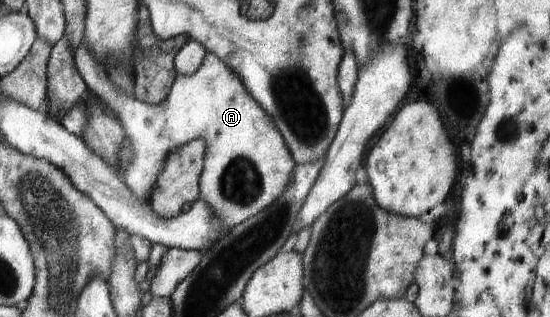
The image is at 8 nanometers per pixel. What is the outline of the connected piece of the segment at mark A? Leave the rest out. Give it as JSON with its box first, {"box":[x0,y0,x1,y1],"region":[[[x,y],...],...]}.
{"box":[74,37,297,229],"region":[[[85,37],[74,50],[74,61],[88,90],[117,113],[124,128],[131,147],[131,165],[118,176],[137,201],[149,200],[167,155],[175,151],[175,147],[199,139],[203,139],[207,147],[198,181],[199,195],[225,229],[261,213],[287,189],[297,163],[291,157],[283,135],[273,119],[245,91],[245,85],[235,75],[233,67],[225,65],[217,55],[205,55],[203,65],[193,75],[176,75],[169,95],[155,105],[141,103],[134,95],[127,95],[115,87],[109,81],[104,65],[87,47]]]}

